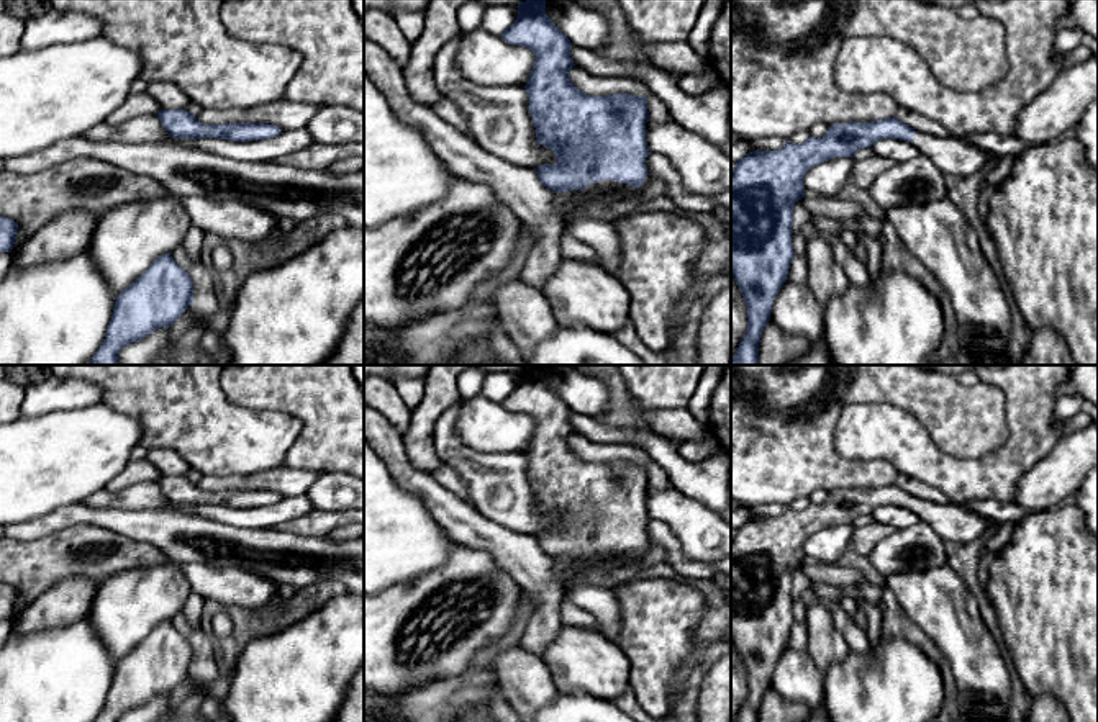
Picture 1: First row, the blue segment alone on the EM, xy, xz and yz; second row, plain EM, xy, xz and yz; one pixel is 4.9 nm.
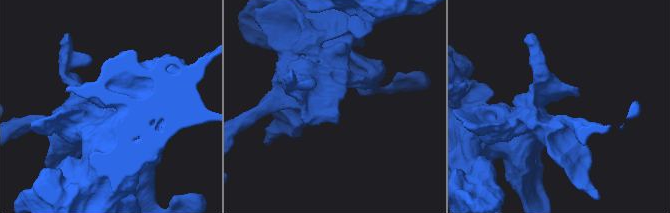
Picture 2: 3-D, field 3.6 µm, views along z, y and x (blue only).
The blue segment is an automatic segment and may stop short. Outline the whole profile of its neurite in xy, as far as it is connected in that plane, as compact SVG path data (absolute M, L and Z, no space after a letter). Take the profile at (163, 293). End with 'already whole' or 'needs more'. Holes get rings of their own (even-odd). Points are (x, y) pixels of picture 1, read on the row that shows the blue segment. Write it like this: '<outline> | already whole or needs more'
M170 254L161 255L115 298L107 336L88 365L118 365L118 354L123 347L147 337L157 327L172 326L190 305L193 305L192 278Z | already whole

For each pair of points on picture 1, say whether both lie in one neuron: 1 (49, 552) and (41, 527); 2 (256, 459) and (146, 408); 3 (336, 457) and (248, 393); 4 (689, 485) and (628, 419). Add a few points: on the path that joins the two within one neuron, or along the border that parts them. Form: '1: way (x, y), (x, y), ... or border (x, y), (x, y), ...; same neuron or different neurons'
1: border (81, 523), (31, 541), (17, 541); different neurons
2: way (228, 439), (215, 437), (184, 408), (174, 408); same neuron
3: way (325, 431), (287, 393), (274, 393); same neuron
4: border (600, 423), (610, 428), (651, 433); different neurons

